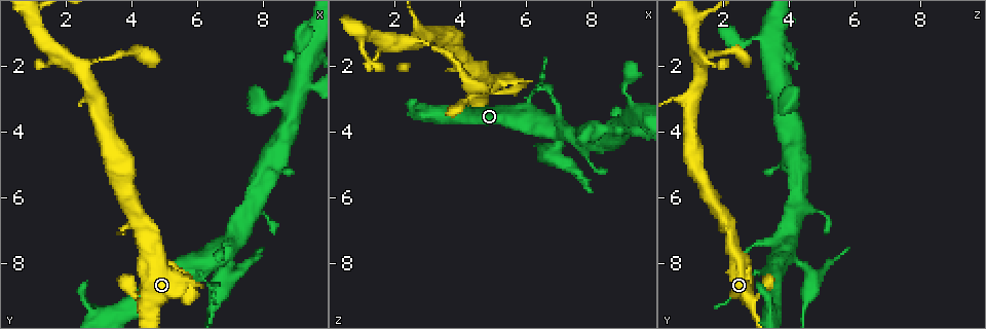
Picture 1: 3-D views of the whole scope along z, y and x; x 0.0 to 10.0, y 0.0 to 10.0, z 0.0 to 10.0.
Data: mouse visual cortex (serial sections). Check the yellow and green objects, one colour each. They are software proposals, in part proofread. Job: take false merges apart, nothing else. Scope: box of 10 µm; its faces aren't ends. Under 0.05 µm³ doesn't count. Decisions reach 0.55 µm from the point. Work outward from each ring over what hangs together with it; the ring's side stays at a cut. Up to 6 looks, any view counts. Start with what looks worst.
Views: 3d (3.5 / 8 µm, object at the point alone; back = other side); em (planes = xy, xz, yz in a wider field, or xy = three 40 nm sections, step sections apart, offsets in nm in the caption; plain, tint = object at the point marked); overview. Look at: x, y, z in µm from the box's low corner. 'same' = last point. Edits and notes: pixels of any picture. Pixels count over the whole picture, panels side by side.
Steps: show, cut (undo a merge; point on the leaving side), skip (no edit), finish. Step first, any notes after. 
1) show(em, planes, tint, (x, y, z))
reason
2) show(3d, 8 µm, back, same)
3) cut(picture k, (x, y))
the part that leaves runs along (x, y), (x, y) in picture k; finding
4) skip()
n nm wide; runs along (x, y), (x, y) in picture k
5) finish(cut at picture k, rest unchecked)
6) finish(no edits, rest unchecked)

show(3d, 3.5 µm, (9.30, 1.25, 3.35))
looks like a crossing

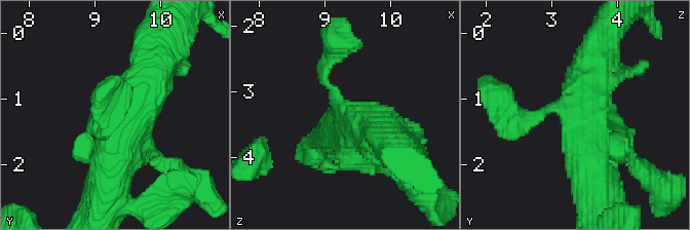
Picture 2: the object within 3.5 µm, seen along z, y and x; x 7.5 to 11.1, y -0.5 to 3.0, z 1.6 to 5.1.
show(em, xy, step 3, tint, (9.35, 1.25, 3.30))
shape alone is not enough

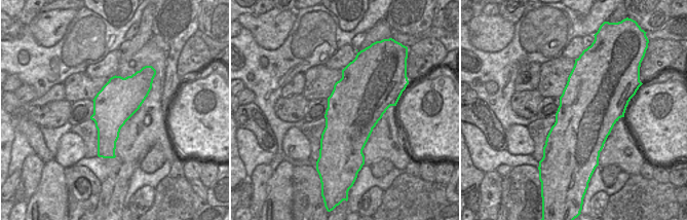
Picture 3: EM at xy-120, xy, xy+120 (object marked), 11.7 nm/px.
skip()
one cell here

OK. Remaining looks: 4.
show(em, xy, step 2, tint, (4.15, 8.95, 3.05))
a narrow waist

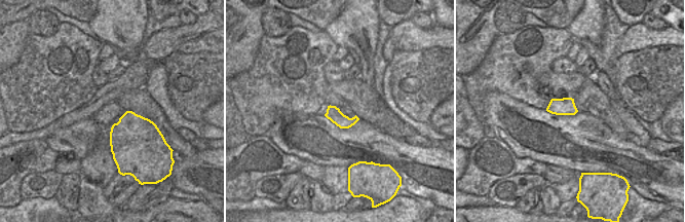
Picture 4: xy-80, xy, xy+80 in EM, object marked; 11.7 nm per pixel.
show(3d, 3.5 µm, same)
see where the arms go

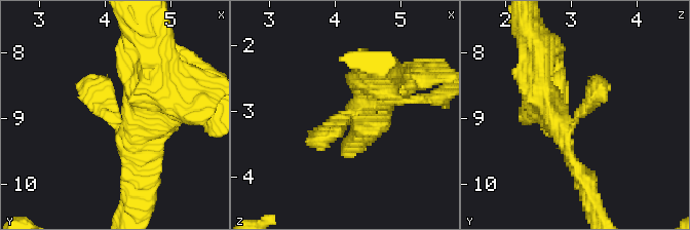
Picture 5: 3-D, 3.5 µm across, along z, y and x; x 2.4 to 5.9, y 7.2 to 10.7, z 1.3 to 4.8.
skip()
runs along (395, 81), (307, 142) in picture 5; one cell here

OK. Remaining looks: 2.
finish(no edits, rest unchecked)

